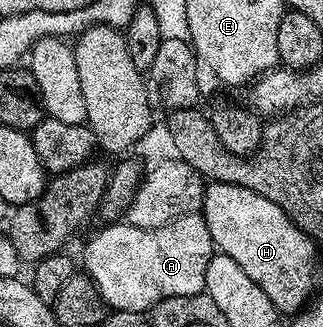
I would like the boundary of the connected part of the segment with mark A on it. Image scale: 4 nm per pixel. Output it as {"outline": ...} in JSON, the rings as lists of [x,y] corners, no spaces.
{"outline":[[[203,214],[183,215],[158,229],[138,229],[127,221],[112,221],[88,243],[84,267],[105,307],[112,311],[145,311],[160,299],[186,297],[204,291],[206,265],[214,248]]]}

